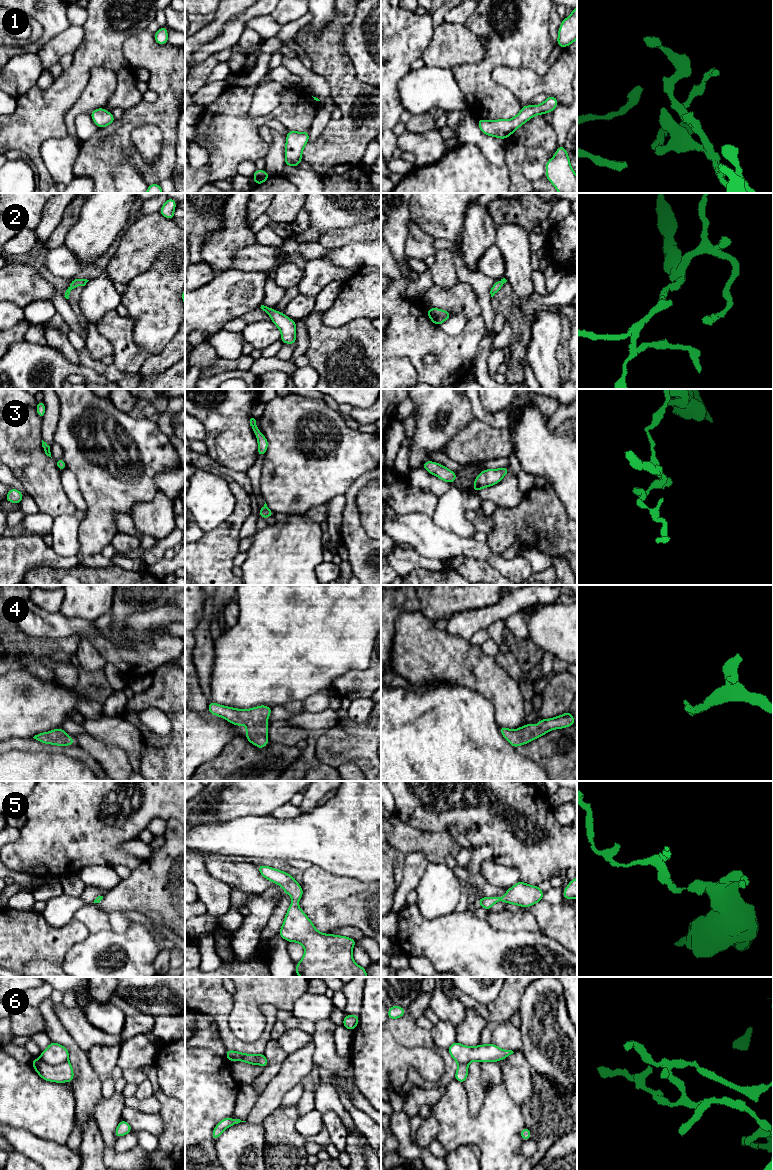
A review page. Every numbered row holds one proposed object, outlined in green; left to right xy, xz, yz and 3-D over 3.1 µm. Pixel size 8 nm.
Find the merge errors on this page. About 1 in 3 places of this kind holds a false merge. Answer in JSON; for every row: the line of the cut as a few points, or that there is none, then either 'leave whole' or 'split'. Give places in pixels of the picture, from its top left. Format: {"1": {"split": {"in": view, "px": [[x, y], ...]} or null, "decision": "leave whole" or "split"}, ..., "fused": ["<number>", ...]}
{"1": {"split": null, "decision": "leave whole"}, "2": {"split": null, "decision": "leave whole"}, "3": {"split": null, "decision": "leave whole"}, "4": {"split": null, "decision": "leave whole"}, "5": {"split": null, "decision": "leave whole"}, "6": {"split": {"in": "xy", "px": [[40, 1058], [50, 1064], [59, 1064], [67, 1061]]}, "decision": "split"}, "fused": ["6"]}

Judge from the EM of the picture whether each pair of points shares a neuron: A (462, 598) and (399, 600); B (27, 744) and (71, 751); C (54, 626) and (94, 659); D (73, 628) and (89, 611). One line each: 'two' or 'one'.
A: one
B: one
C: two
D: two

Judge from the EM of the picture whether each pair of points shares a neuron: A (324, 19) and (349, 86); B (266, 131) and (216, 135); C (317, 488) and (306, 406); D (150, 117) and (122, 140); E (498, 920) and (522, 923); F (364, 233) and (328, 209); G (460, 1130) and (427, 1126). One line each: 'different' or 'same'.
A: different
B: different
C: same
D: same
E: same
F: different
G: different

